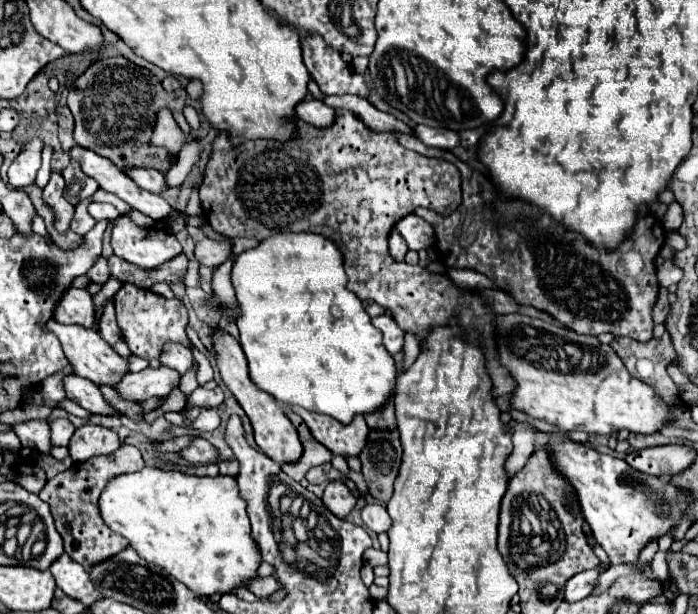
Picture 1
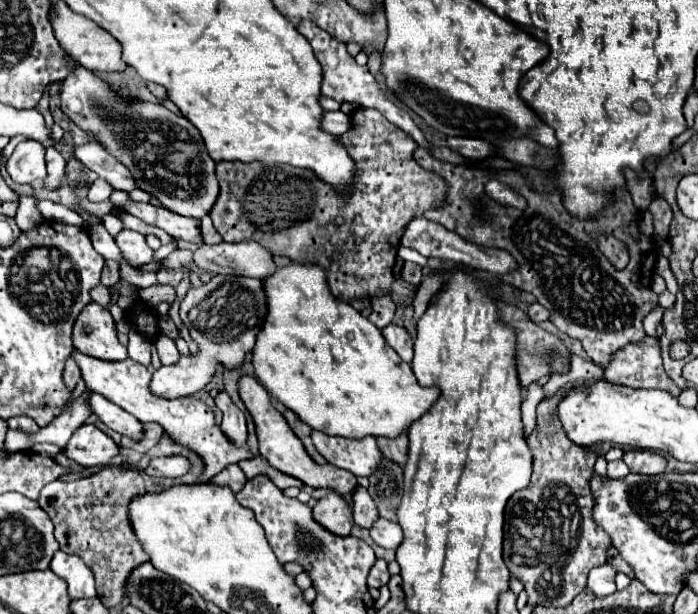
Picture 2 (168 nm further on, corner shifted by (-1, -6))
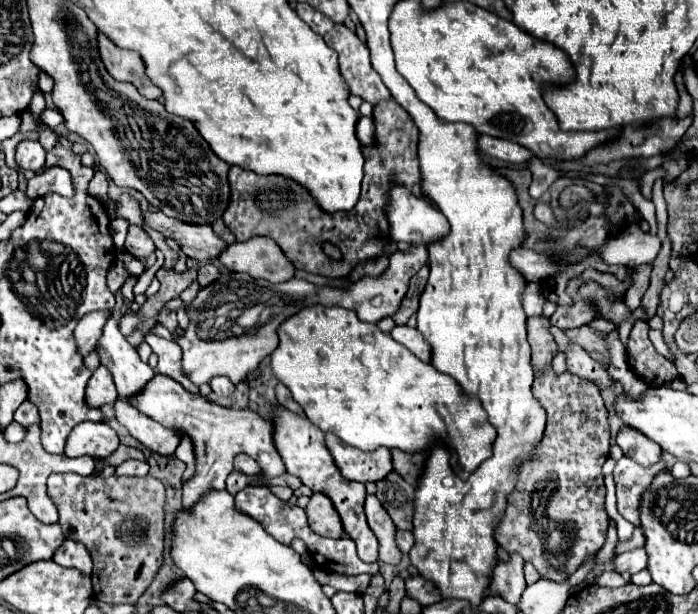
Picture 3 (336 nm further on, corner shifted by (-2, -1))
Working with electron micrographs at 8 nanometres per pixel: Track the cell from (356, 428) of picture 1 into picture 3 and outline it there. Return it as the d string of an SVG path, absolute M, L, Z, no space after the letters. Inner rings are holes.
M326 434L326 448L330 450L340 474L348 480L376 482L392 470L390 450L384 446L380 446L380 450L364 452L340 442L334 434Z

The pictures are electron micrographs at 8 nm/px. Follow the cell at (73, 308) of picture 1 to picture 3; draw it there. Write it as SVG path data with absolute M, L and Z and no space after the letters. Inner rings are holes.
M112 316L104 324L102 336L98 338L94 350L98 352L102 366L110 370L120 398L136 394L154 376L154 370L140 360L136 348L130 346L120 334L118 322Z

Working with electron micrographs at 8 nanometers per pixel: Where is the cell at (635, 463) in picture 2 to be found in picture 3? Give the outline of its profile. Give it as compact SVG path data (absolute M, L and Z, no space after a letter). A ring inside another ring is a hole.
M624 426L616 438L618 446L624 450L624 456L632 458L634 462L638 462L640 466L652 466L660 460L662 448L656 446L656 442L652 442L650 438L646 438L644 434L636 432L634 428Z

